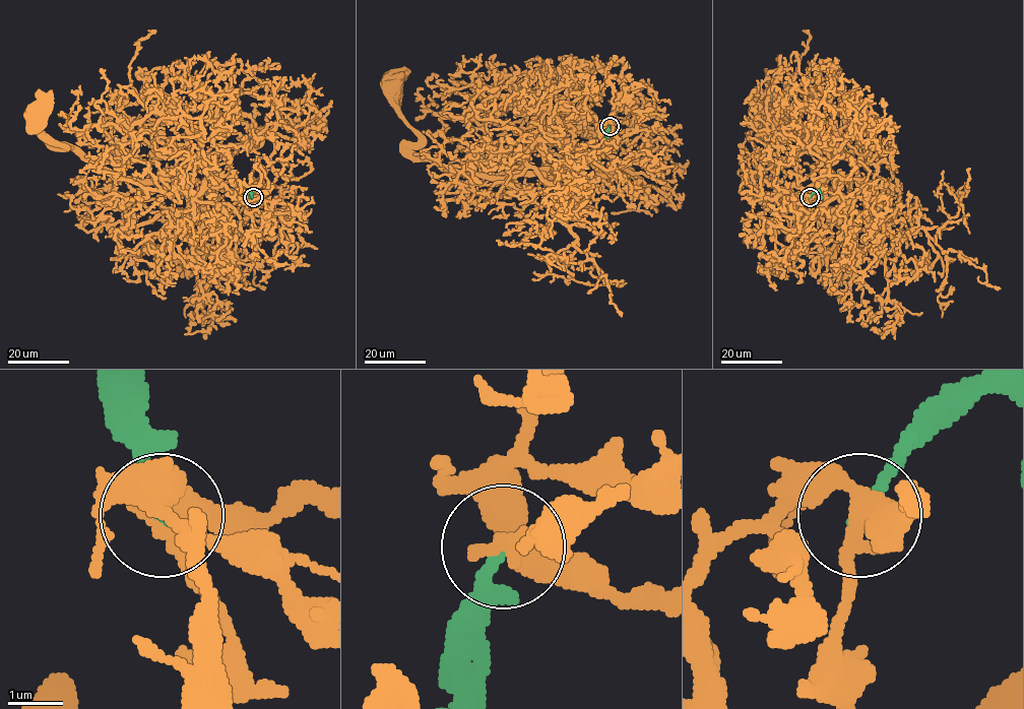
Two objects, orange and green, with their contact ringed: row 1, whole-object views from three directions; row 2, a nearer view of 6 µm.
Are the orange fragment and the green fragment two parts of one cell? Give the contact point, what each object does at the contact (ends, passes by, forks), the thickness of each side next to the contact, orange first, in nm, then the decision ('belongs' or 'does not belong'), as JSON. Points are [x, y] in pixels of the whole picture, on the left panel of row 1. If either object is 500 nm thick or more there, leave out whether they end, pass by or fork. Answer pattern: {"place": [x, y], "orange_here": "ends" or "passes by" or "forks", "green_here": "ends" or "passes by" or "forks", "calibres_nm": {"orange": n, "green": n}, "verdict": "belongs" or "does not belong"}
{"place": [253, 197], "orange_here": "forks", "green_here": "ends", "calibres_nm": {"orange": 380, "green": 200}, "verdict": "does not belong"}

